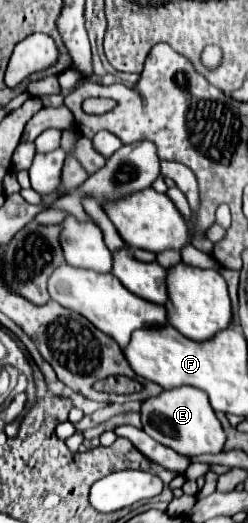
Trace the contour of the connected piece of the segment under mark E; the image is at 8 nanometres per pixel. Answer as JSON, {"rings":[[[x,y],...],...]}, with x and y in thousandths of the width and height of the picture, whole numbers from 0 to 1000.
{"rings":[[[714,740],[690,748],[657,748],[641,759],[577,767],[569,805],[585,828],[601,828],[625,843],[690,855],[730,870],[819,870],[907,862],[915,828],[899,824],[899,813],[875,801],[835,755],[802,744]]]}

